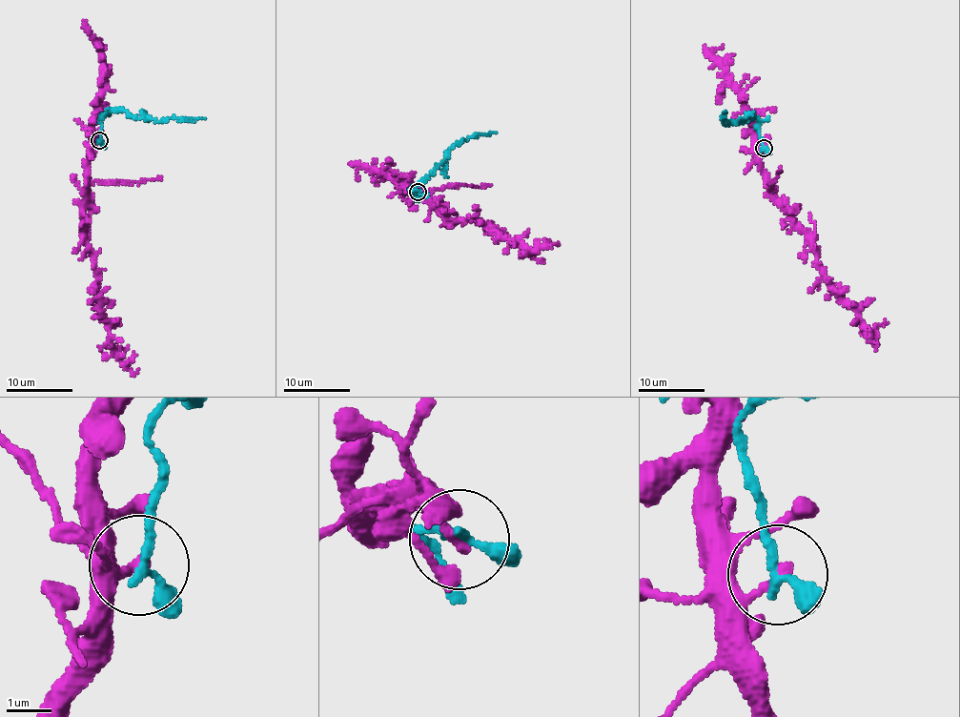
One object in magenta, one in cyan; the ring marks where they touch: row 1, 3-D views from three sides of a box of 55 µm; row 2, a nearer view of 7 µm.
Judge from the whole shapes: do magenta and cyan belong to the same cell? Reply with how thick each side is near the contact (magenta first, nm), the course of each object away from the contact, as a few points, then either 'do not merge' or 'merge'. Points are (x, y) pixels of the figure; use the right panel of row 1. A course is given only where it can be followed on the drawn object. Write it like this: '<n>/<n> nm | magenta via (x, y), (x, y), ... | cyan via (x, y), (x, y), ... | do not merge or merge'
240/200 nm | magenta via (763, 147), (759, 165), (767, 190), (791, 224), (809, 237), (829, 289), (855, 310), (877, 347), (875, 341) | cyan via (763, 147), (759, 122), (750, 115), (745, 122), (730, 121), (725, 124), (725, 111) | do not merge

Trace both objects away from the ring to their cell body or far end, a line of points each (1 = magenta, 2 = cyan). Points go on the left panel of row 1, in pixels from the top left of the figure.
1: (99, 139), (93, 143), (93, 154), (88, 164), (81, 218), (108, 337), (115, 355), (132, 373), (139, 368)
2: (99, 139), (101, 117), (110, 110), (119, 109), (132, 117), (150, 117), (158, 121), (204, 117)

